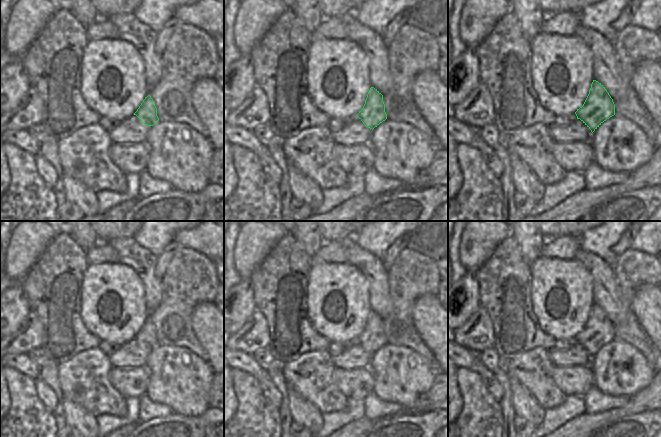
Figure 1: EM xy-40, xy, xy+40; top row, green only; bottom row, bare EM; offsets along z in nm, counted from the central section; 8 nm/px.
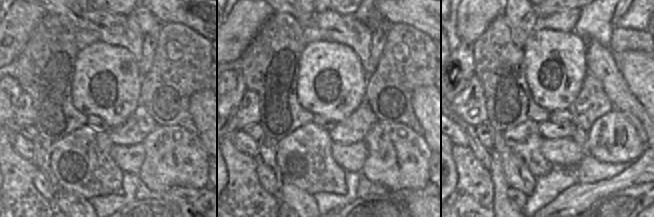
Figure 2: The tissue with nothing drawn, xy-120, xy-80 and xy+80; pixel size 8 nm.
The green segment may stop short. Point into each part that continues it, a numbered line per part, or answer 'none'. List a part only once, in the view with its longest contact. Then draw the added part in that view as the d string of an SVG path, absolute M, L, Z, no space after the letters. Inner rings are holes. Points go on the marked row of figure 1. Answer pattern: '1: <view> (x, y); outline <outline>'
none

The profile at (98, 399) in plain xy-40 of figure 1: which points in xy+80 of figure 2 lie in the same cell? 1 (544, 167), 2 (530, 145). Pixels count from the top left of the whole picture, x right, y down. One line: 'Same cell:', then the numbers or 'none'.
Same cell: 1, 2

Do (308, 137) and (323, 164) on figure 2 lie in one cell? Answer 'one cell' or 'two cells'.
one cell

